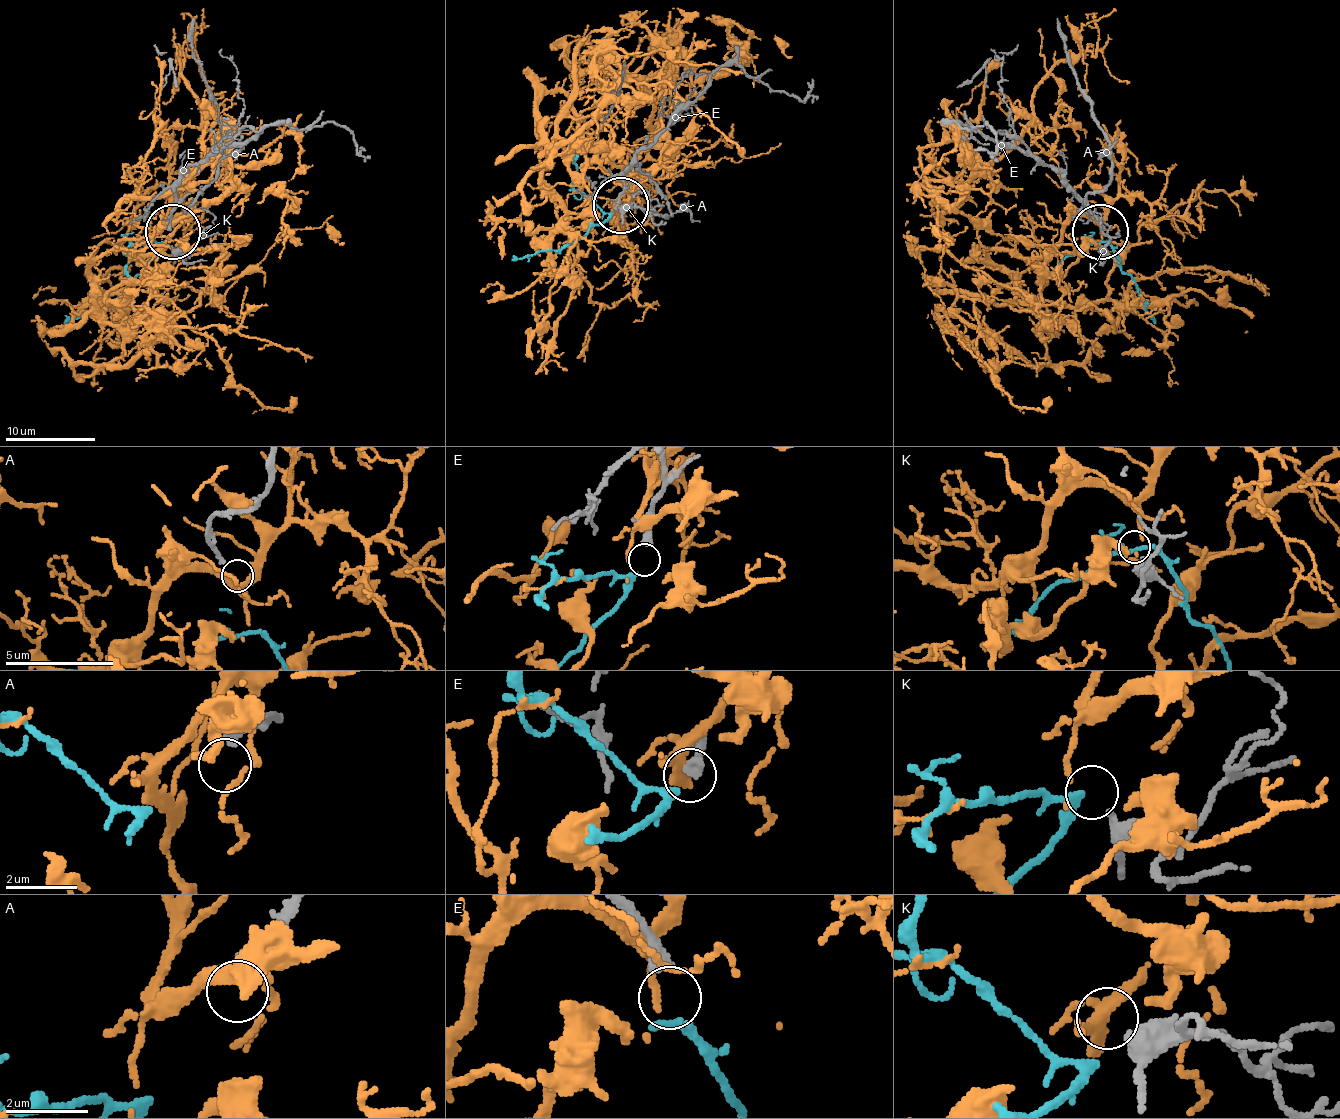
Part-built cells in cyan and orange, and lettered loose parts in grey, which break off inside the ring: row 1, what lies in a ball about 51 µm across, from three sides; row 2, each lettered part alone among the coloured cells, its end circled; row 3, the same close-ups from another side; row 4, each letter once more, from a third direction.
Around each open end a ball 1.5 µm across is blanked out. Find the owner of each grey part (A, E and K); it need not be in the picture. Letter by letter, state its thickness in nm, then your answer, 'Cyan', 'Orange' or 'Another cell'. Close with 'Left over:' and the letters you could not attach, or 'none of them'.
A: Thickness 200 nm. Another cell
E: Thickness 360 nm. Cyan
K: Thickness 380 nm. Orange
Left over: A

